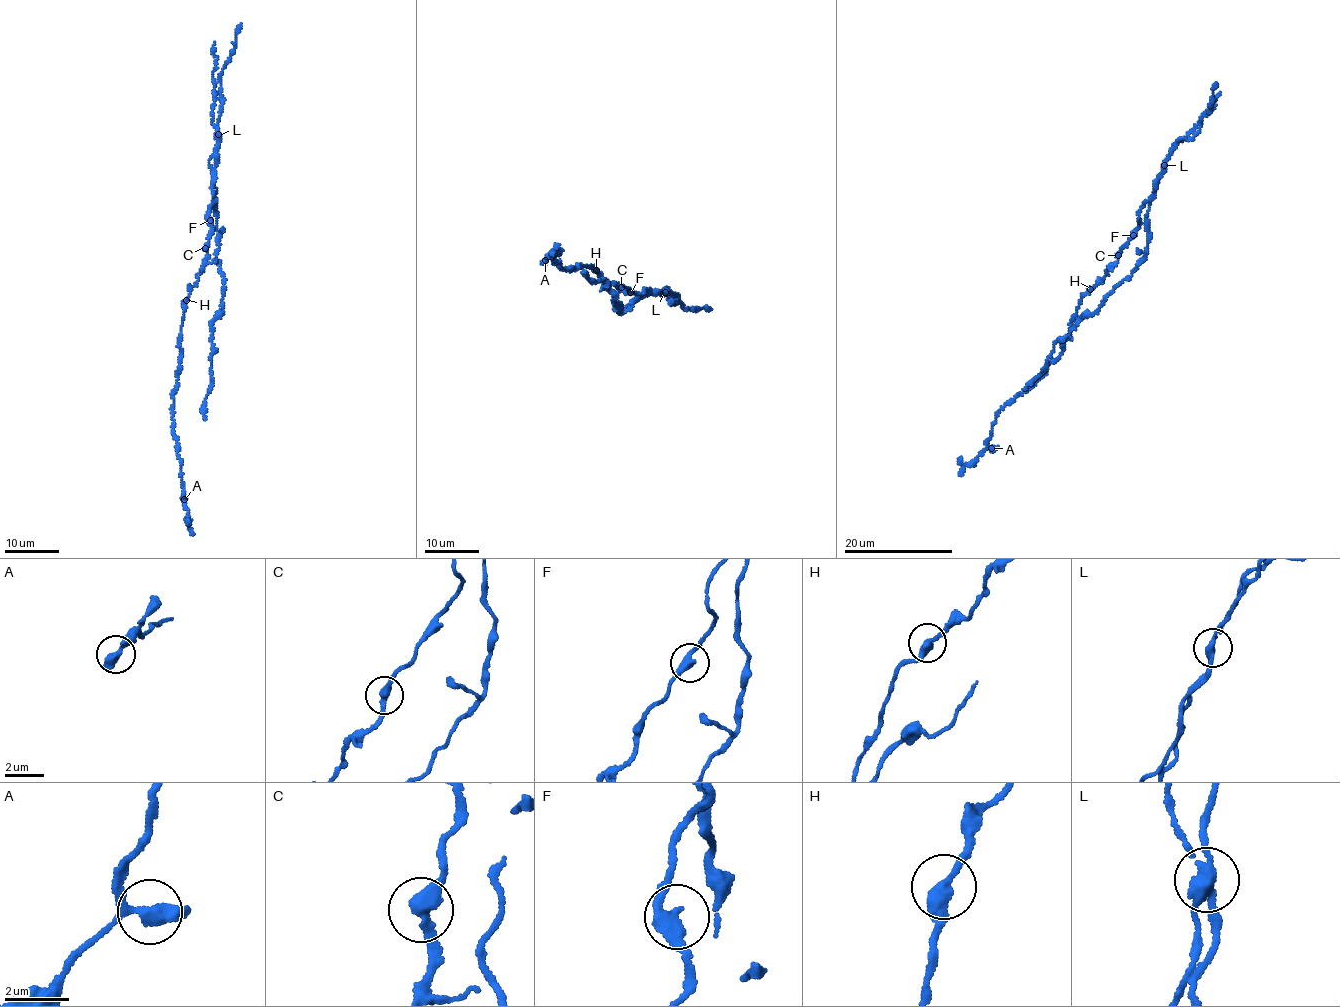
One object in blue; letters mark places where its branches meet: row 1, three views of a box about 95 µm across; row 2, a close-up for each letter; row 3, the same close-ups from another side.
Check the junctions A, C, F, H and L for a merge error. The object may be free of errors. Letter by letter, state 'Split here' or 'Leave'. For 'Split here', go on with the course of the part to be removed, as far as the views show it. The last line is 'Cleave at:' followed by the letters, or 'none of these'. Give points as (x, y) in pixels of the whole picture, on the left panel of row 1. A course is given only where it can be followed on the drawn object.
A: Leave
C: Leave
F: Leave
H: Leave
L: Split here. Course of the part to remove: (219, 134), (210, 166), (216, 256), (225, 289), (211, 331), (205, 420)
Cleave at: L

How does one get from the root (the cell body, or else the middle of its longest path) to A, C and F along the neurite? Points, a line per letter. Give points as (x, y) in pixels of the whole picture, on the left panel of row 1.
A: (210, 232), (203, 271), (184, 304), (179, 342), (182, 353), (173, 391), (172, 426), (181, 463), (184, 499)
C: (210, 232), (205, 248)
F: (210, 232), (210, 220)

